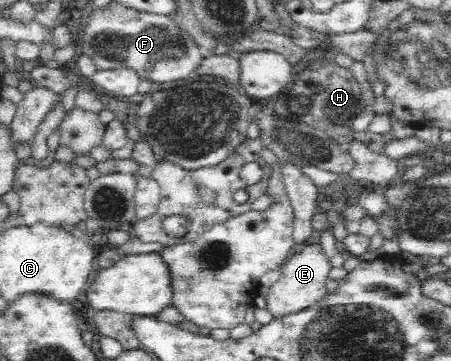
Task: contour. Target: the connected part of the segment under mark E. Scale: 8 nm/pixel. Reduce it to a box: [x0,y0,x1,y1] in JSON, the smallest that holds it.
[266,243,332,319]

